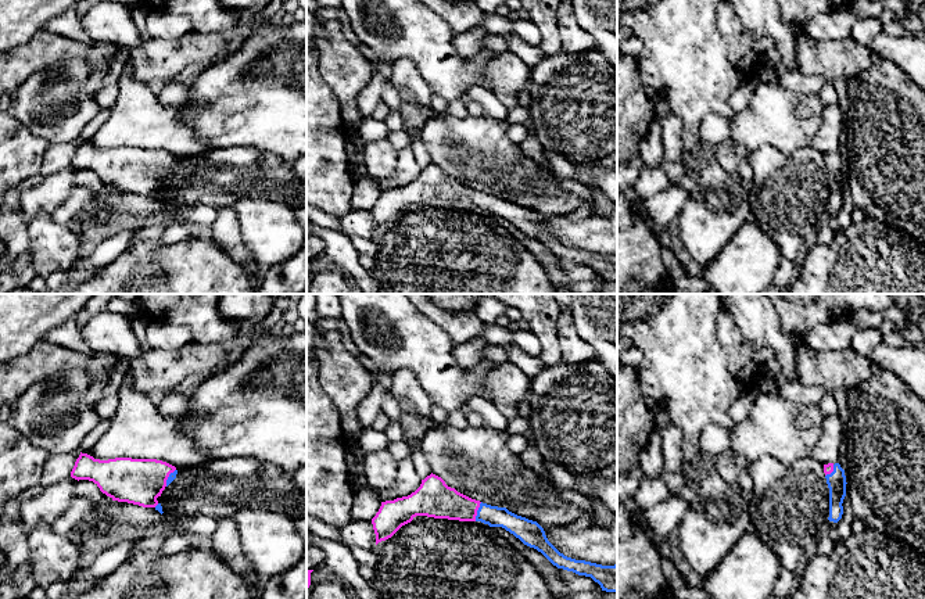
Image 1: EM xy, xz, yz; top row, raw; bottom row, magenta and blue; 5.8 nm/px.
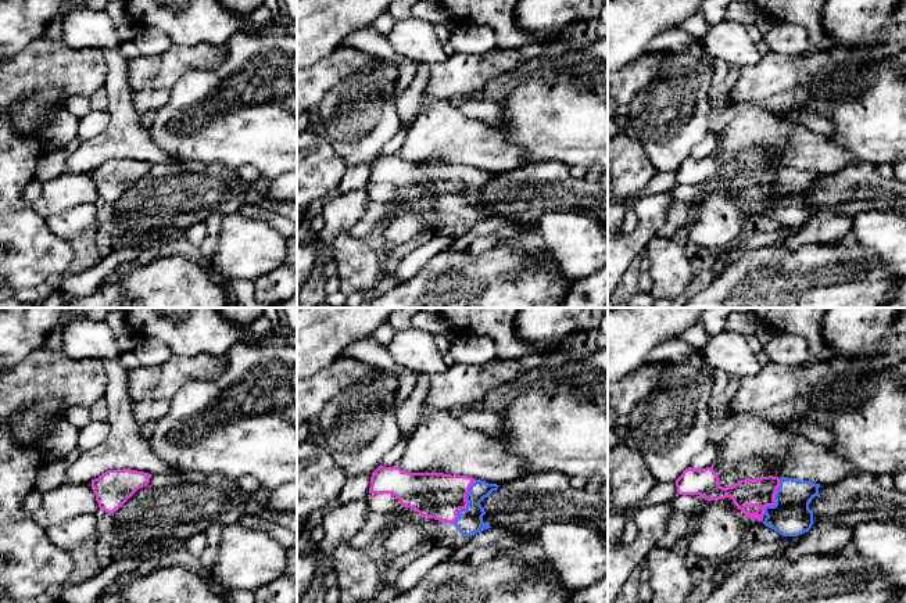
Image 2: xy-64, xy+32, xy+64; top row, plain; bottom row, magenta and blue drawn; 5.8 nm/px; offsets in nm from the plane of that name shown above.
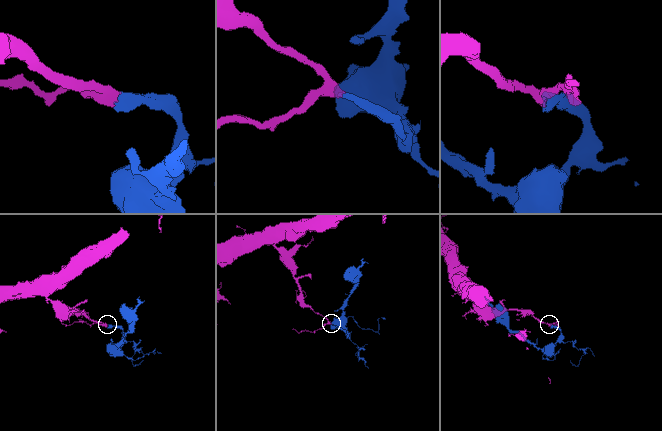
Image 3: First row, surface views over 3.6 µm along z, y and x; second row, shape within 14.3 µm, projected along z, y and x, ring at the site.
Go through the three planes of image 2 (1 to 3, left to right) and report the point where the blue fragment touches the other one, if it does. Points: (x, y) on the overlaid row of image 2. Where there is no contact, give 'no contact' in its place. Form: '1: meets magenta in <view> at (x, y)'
1: no contact
2: meets magenta in xy+32 at (466, 503)
3: meets magenta in xy+64 at (774, 499)

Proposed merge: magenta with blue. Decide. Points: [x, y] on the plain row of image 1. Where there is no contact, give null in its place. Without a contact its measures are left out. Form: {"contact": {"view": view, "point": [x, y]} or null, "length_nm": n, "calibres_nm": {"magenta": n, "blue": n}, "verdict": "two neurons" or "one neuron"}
{"contact": {"view": "xz", "point": [476, 201]}, "length_nm": 120, "calibres_nm": {"magenta": 220, "blue": 120}, "verdict": "one neuron"}

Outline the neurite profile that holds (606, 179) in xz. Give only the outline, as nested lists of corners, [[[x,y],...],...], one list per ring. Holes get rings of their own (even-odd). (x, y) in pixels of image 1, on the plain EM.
[[[596,169],[594,175],[600,193],[606,194],[617,207],[617,169]]]

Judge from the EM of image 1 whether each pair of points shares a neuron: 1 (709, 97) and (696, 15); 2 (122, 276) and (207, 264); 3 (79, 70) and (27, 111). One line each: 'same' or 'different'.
1: same
2: same
3: same

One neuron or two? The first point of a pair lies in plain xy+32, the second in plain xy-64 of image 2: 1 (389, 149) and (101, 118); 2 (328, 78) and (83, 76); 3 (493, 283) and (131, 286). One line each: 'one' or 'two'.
1: one
2: one
3: one

